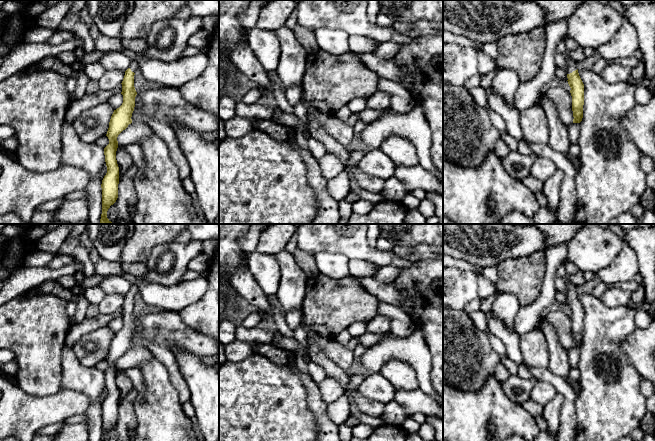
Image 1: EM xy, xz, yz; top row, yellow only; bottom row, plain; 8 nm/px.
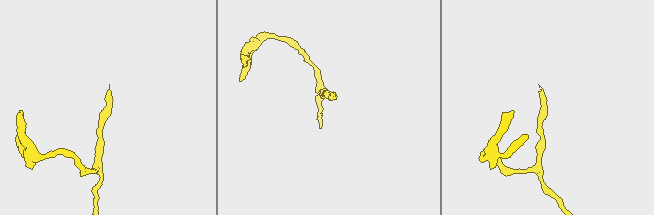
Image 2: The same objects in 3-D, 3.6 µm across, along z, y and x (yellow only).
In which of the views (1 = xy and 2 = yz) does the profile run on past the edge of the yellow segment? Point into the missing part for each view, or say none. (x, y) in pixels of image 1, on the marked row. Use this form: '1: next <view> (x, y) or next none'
1: next xy (134, 65)
2: next yz (571, 65)

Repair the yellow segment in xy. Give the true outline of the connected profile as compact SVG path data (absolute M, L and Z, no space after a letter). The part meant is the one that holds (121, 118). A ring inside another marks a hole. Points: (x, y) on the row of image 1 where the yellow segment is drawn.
M132 60L129 68L125 71L122 81L123 103L114 110L106 136L109 144L104 148L107 173L101 184L102 188L102 214L100 224L113 224L107 218L107 211L118 198L119 167L116 160L116 151L118 148L118 135L132 123L132 113L135 107L135 97L137 92L134 87L135 71L139 69L139 61Z

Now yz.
M568 53L564 55L567 62L567 78L571 88L573 123L580 123L583 118L584 84L579 76L578 67Z

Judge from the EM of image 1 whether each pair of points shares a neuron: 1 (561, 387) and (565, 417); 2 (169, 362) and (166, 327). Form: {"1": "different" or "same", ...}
{"1": "same", "2": "different"}

